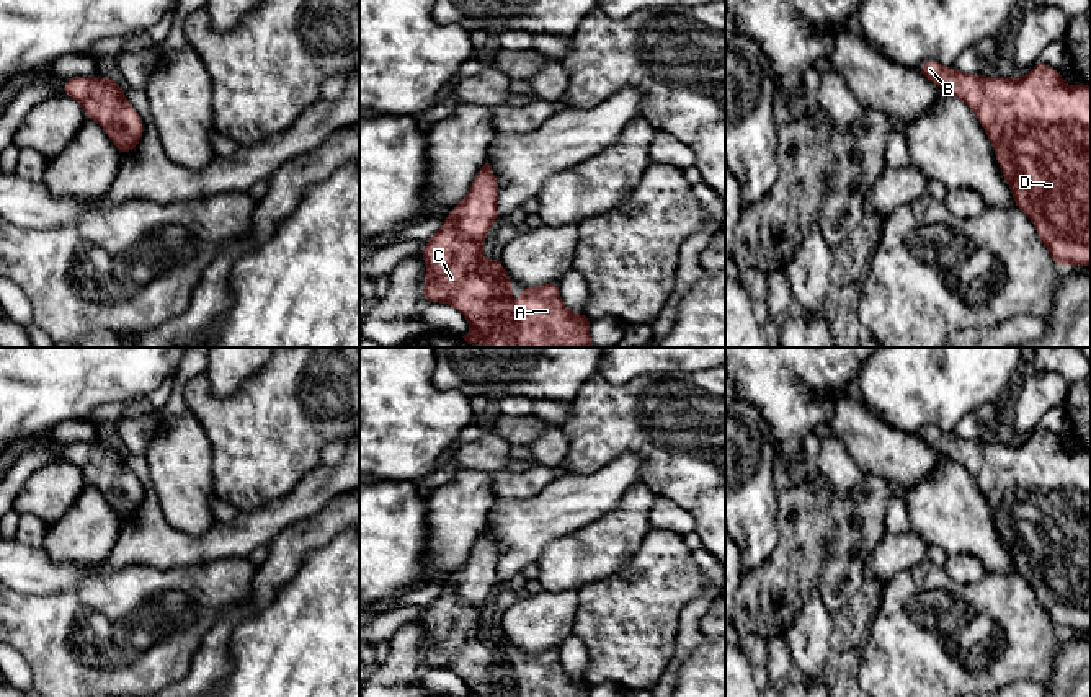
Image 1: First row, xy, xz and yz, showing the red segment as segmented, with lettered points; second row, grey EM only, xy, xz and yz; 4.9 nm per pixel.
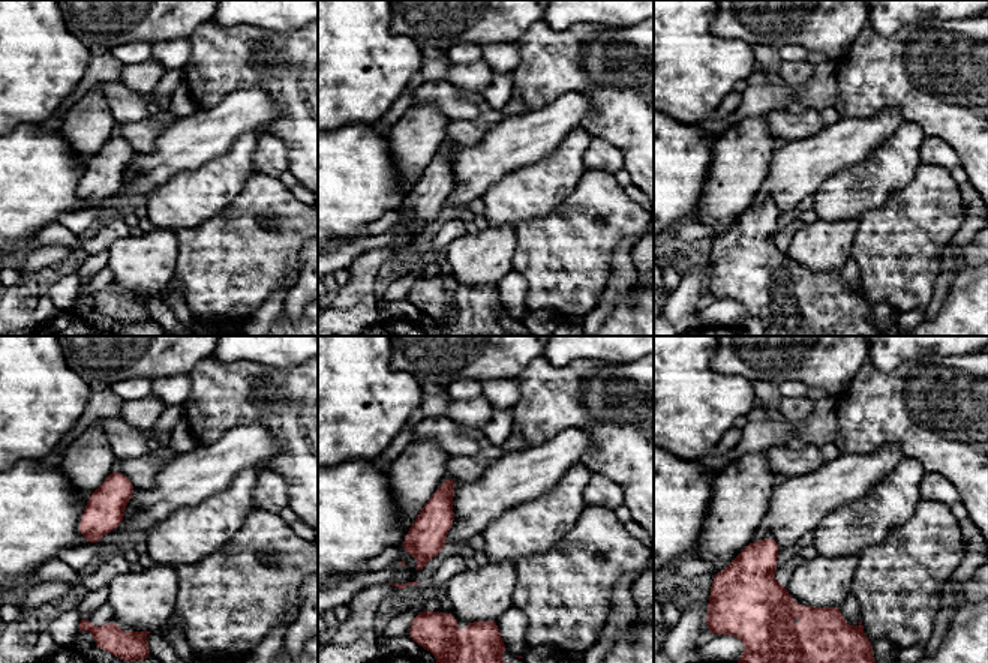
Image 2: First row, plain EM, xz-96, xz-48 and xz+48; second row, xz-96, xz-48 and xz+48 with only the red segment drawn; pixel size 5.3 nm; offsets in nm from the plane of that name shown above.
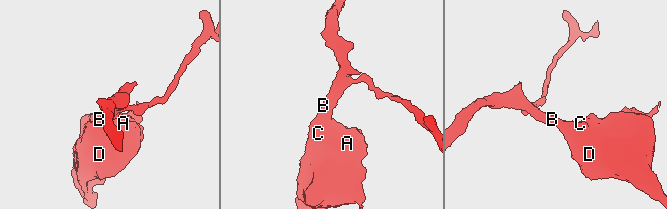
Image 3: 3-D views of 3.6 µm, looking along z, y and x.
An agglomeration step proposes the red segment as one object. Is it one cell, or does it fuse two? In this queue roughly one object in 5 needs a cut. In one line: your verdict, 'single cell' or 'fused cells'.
single cell

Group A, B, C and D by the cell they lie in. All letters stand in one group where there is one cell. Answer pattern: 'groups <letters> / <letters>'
groups A B C D

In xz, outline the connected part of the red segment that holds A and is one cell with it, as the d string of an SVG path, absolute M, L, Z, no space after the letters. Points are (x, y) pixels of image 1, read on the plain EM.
M487 529L475 540L467 562L456 570L443 586L441 594L426 607L420 622L426 628L426 643L423 648L423 668L449 669L457 674L470 690L470 697L590 697L591 686L585 679L570 677L559 658L559 648L529 653L521 651L521 671L516 673L511 664L511 643L501 627L493 622L490 627L482 625L483 606L490 593L498 584L497 578L498 545Z

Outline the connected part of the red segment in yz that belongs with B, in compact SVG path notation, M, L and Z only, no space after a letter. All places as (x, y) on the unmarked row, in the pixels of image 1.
M926 426L916 434L926 446L941 452L946 459L962 465L977 482L980 491L985 495L991 506L993 517L996 521L998 531L1009 550L1011 560L1014 563L1014 571L1021 575L1034 589L1037 601L1050 619L1057 632L1091 632L1091 452L1080 447L1075 452L1067 452L1060 441L1060 436L1052 431L1042 429L1040 426L1034 429L1032 436L1019 442L1018 446L1008 446L1003 442L990 441L982 442L980 439L962 439L955 433L946 433L934 426Z

